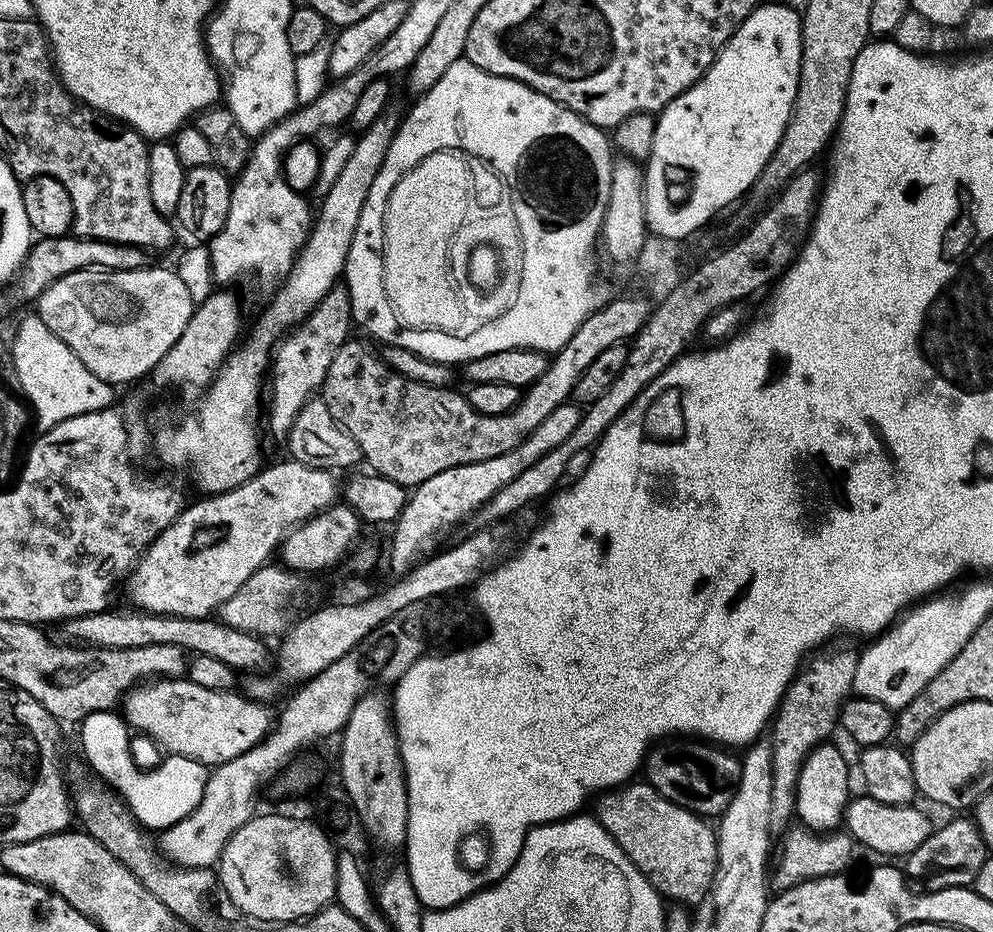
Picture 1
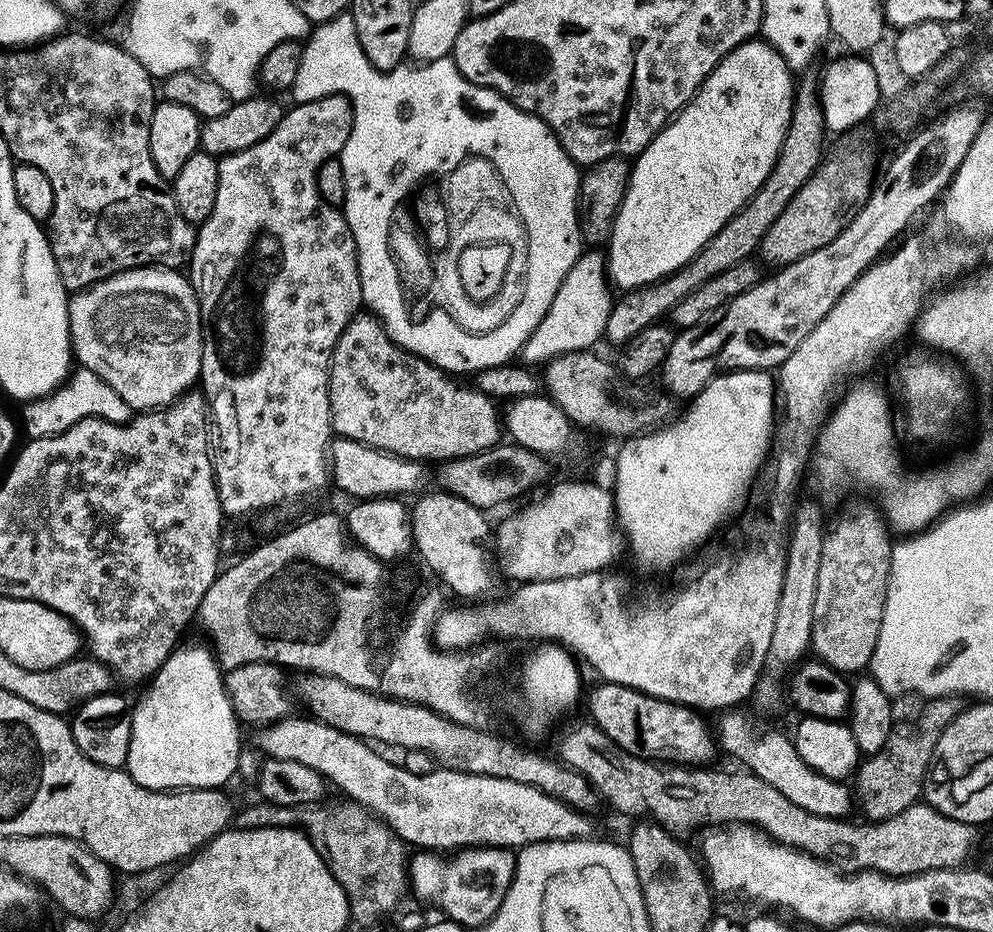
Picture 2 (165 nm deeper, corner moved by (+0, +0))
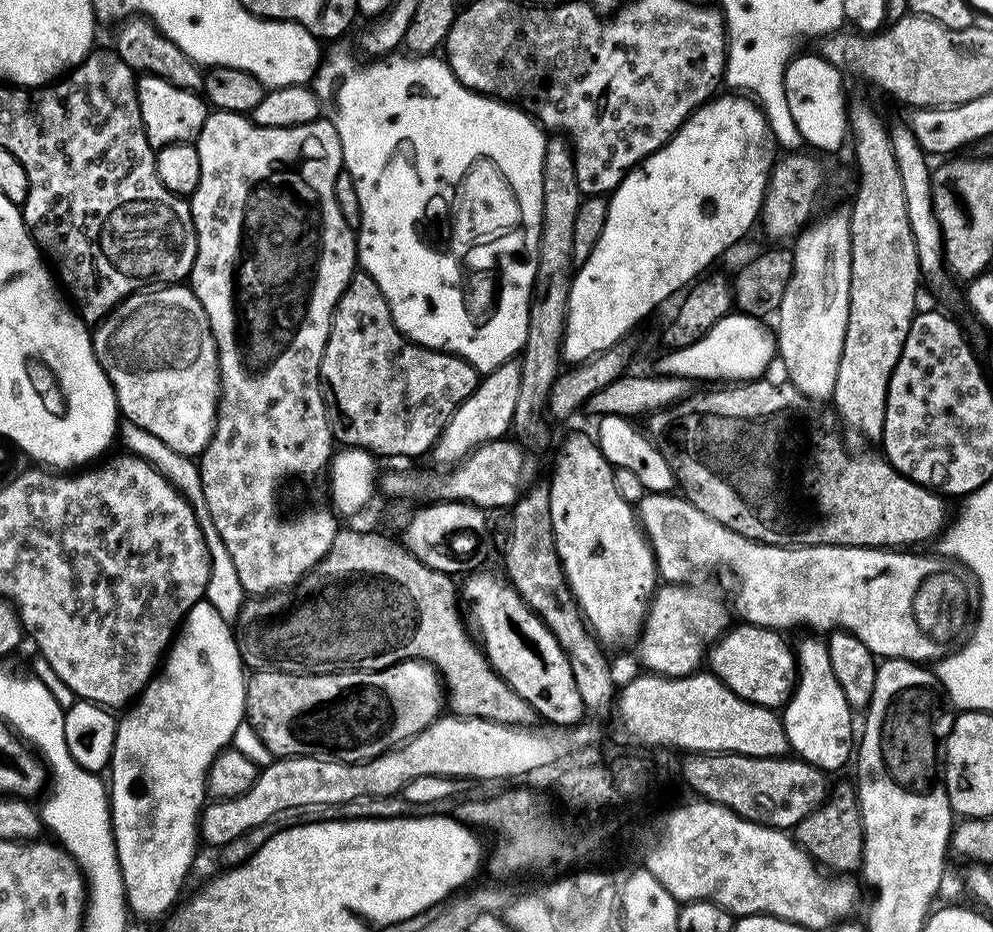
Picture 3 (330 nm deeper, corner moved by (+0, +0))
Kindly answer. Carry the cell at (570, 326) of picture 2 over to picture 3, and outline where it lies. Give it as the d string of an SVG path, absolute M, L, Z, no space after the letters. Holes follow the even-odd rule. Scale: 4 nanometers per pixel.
M515 359L508 360L494 371L487 373L477 383L474 394L454 412L450 422L444 427L443 434L436 440L430 453L430 458L438 463L435 465L442 468L451 467L460 463L477 446L503 439L511 431L520 386L521 370Z

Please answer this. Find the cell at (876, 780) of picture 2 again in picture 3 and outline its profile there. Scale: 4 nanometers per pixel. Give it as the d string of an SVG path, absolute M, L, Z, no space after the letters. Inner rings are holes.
M851 783L833 787L824 803L796 824L794 839L817 865L832 868L828 870L836 874L851 873L851 868L861 863L864 851L864 831L855 787Z

